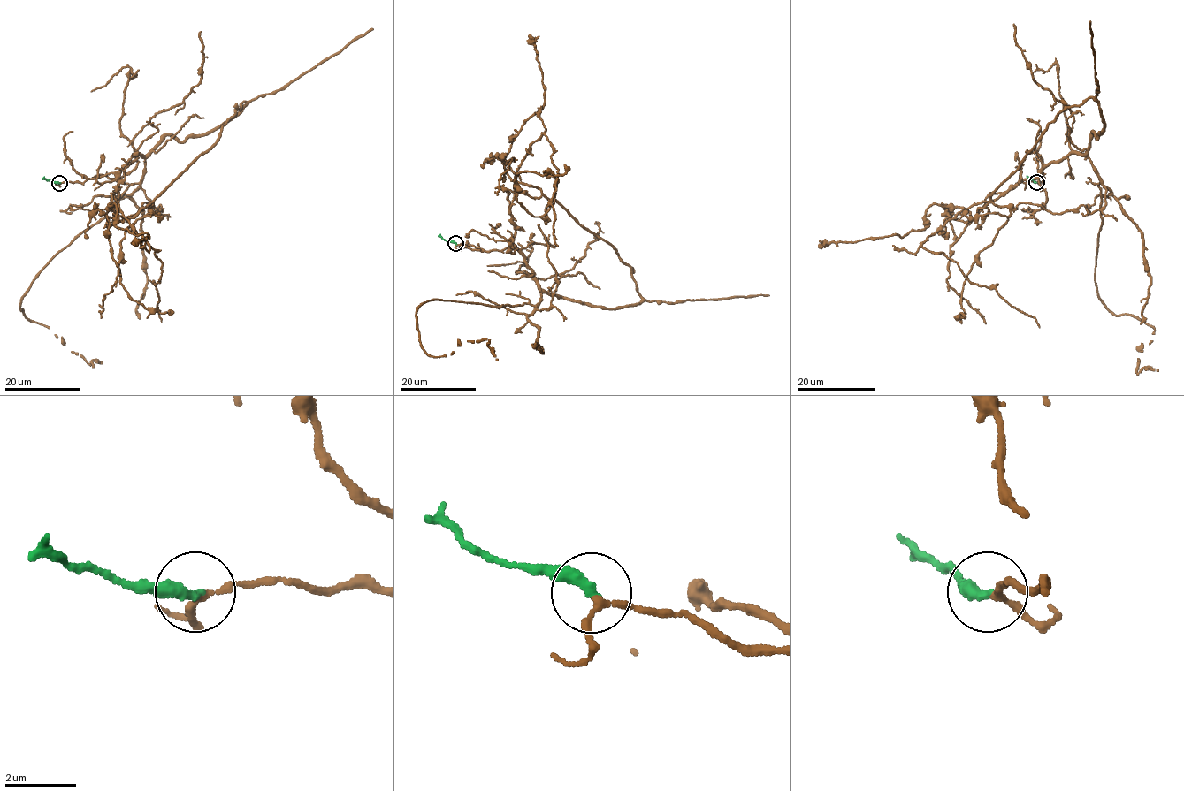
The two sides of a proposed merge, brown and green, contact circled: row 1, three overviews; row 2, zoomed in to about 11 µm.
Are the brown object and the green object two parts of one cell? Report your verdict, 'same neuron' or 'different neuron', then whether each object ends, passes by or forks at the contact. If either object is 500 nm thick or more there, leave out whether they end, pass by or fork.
same neuron | brown passes by | green ends

